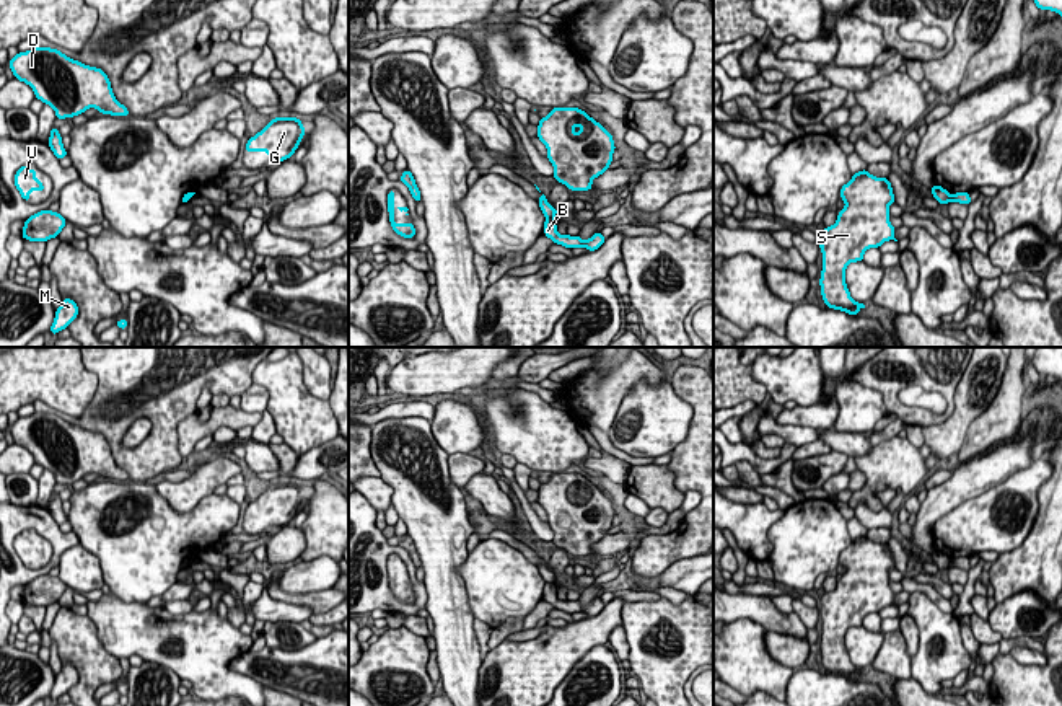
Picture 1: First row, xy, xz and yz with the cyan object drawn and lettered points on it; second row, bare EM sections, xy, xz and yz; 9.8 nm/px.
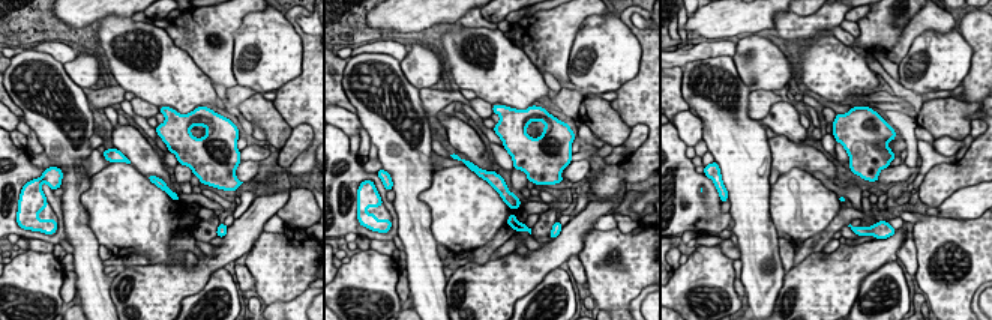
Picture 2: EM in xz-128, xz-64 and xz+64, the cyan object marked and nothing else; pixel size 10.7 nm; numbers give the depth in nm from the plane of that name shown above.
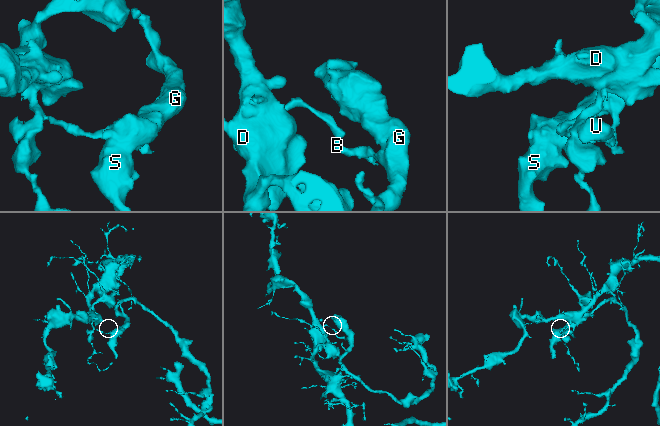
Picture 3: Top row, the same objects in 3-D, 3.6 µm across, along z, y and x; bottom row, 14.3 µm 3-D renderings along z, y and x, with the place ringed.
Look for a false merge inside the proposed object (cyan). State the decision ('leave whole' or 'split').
split

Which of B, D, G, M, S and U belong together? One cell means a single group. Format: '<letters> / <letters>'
B G S / D M U

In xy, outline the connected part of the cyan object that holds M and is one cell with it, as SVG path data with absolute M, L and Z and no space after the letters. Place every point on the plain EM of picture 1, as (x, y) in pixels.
M64 664L62 670L55 677L54 688L50 691L52 699L59 699L60 695L68 693L68 690L77 685L78 672L72 664Z

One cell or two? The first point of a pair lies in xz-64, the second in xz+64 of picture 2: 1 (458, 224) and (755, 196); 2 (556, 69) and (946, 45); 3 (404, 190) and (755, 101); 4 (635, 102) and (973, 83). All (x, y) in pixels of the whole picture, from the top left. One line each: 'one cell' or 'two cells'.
1: two cells
2: two cells
3: two cells
4: one cell

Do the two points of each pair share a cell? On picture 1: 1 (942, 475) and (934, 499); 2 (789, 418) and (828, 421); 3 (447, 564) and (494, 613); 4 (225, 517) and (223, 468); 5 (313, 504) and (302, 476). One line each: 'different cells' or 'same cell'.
1: different cells
2: same cell
3: different cells
4: different cells
5: different cells

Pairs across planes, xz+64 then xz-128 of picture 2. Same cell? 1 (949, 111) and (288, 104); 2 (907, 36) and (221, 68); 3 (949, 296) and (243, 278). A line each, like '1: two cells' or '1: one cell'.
1: two cells
2: one cell
3: two cells

